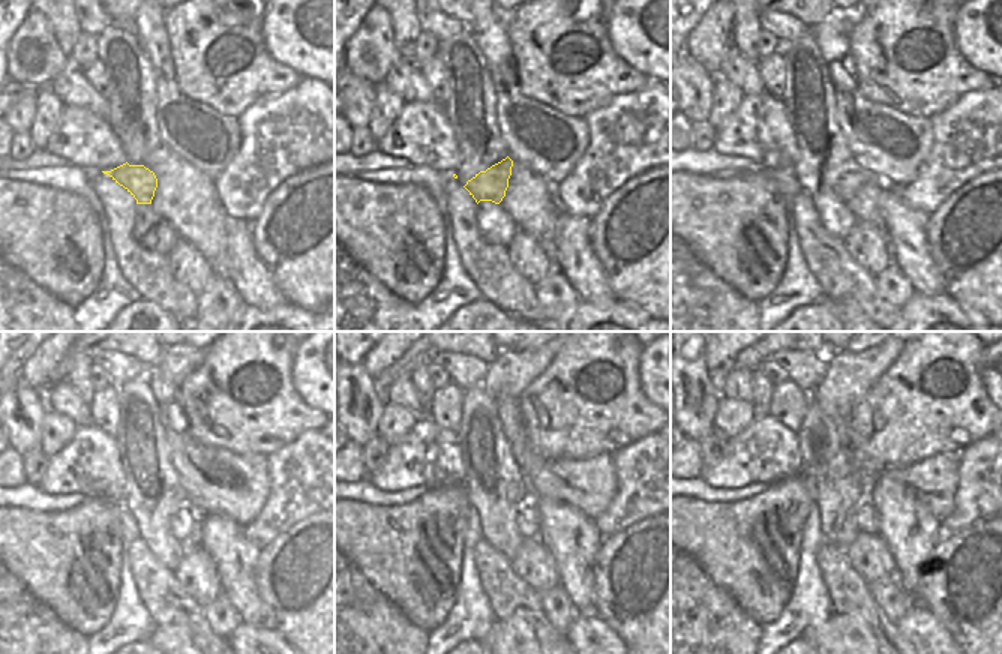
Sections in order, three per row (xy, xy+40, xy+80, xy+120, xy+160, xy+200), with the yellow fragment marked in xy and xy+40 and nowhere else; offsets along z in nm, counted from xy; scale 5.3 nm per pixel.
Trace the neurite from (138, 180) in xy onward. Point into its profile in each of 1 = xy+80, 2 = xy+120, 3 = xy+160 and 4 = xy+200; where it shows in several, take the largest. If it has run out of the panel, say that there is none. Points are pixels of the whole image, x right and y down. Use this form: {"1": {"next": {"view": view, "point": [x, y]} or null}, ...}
{"1": {"next": {"view": "xy+80", "point": [848, 185]}}, "2": {"next": {"view": "xy+120", "point": [186, 525]}}, "3": {"next": {"view": "xy+160", "point": [527, 516]}}, "4": {"next": {"view": "xy+200", "point": [866, 518]}}}

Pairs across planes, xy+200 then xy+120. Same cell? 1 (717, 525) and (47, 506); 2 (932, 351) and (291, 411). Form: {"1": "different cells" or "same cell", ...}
{"1": "different cells", "2": "same cell"}

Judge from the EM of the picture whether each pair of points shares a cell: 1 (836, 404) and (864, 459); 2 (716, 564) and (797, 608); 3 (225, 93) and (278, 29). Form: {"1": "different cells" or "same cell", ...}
{"1": "different cells", "2": "different cells", "3": "different cells"}

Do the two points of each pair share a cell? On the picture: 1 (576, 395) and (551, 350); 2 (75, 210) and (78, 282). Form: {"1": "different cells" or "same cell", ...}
{"1": "different cells", "2": "same cell"}

